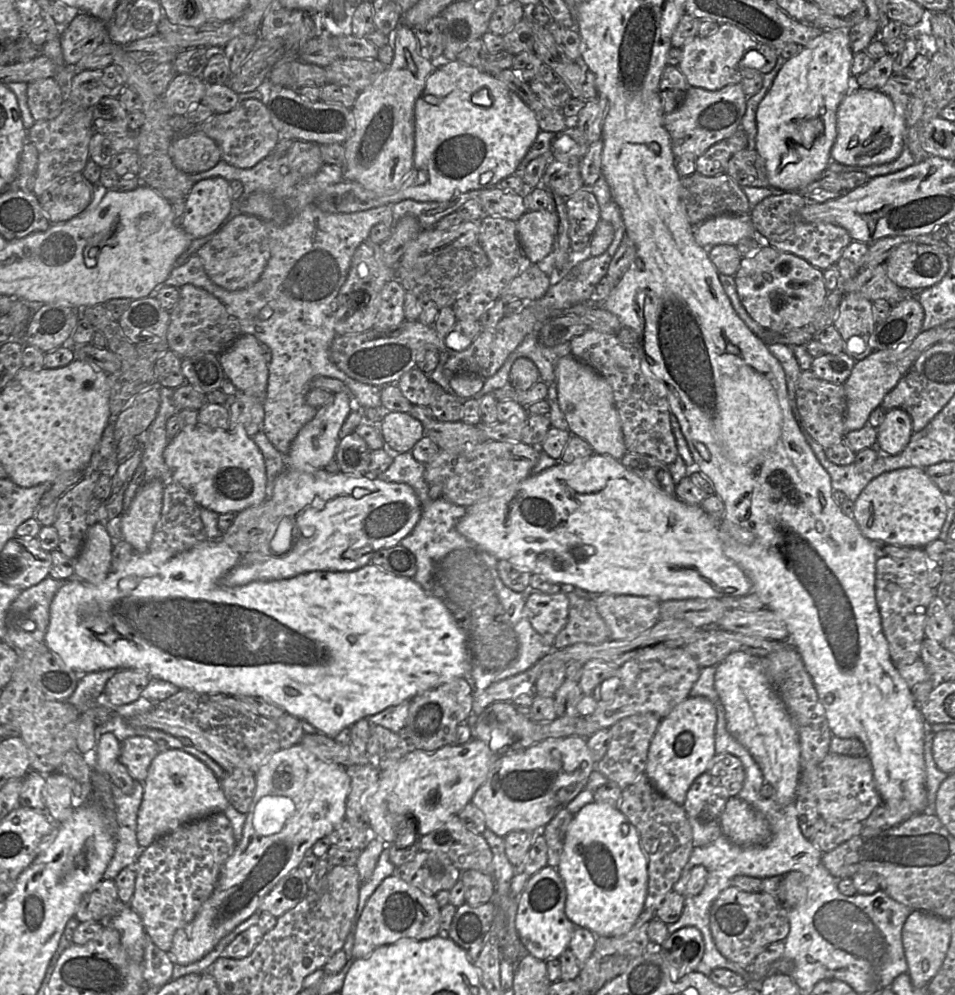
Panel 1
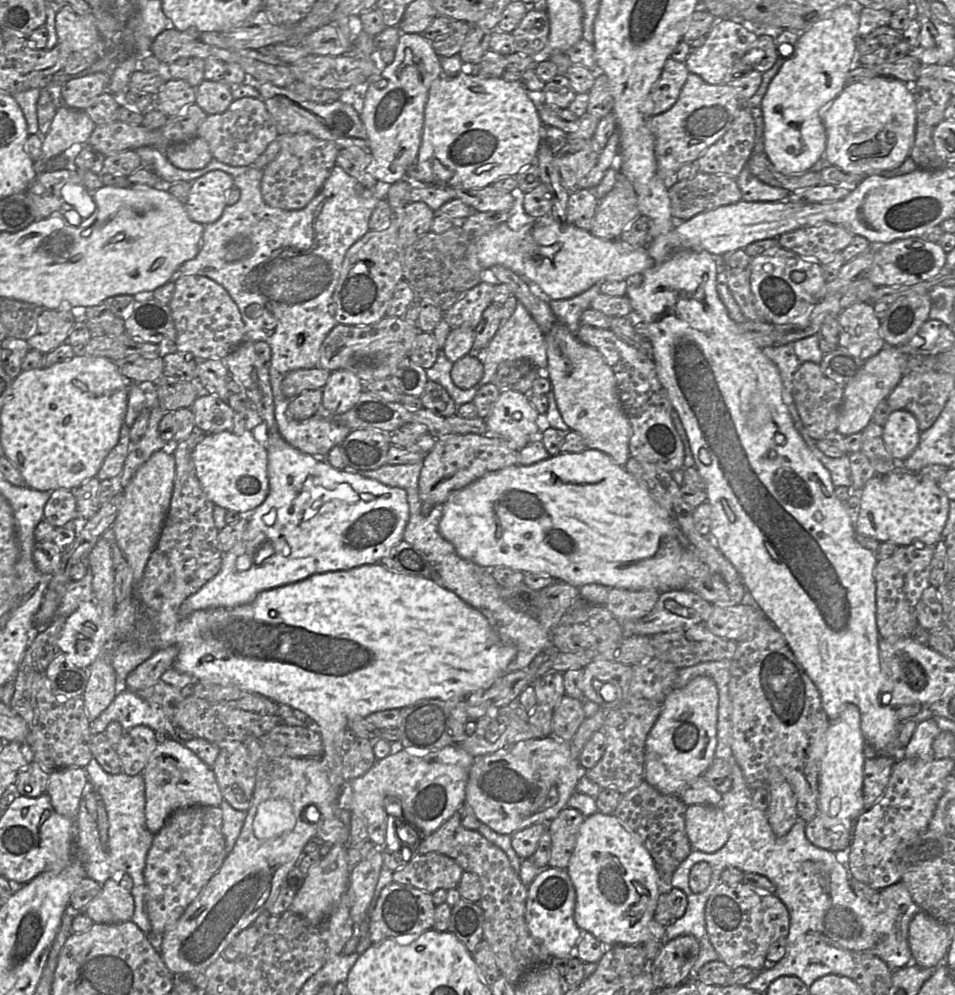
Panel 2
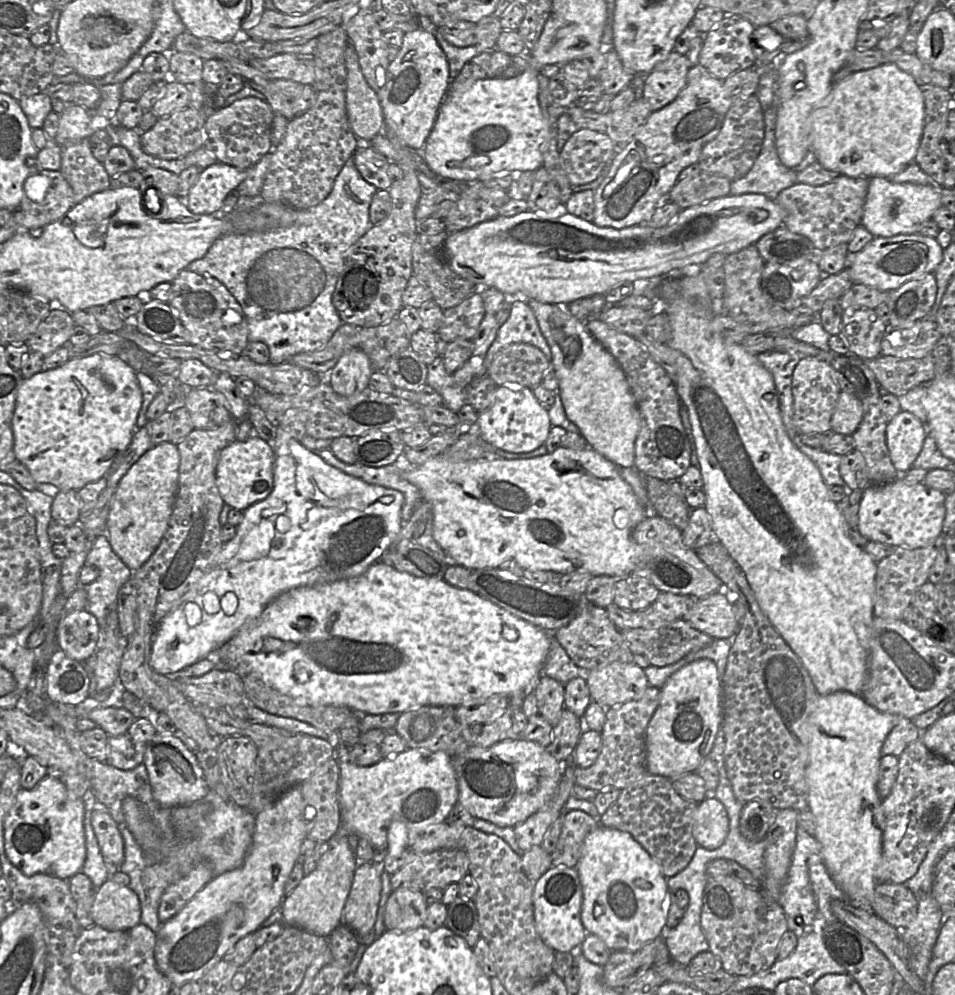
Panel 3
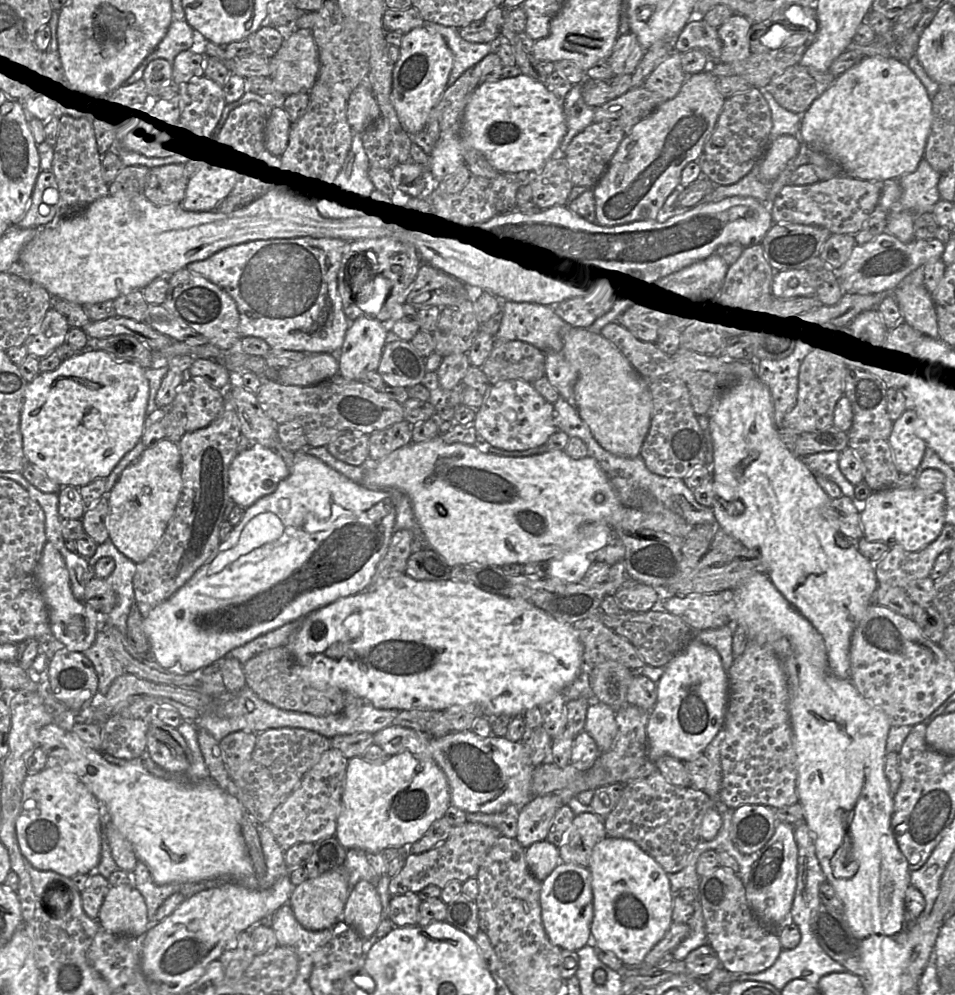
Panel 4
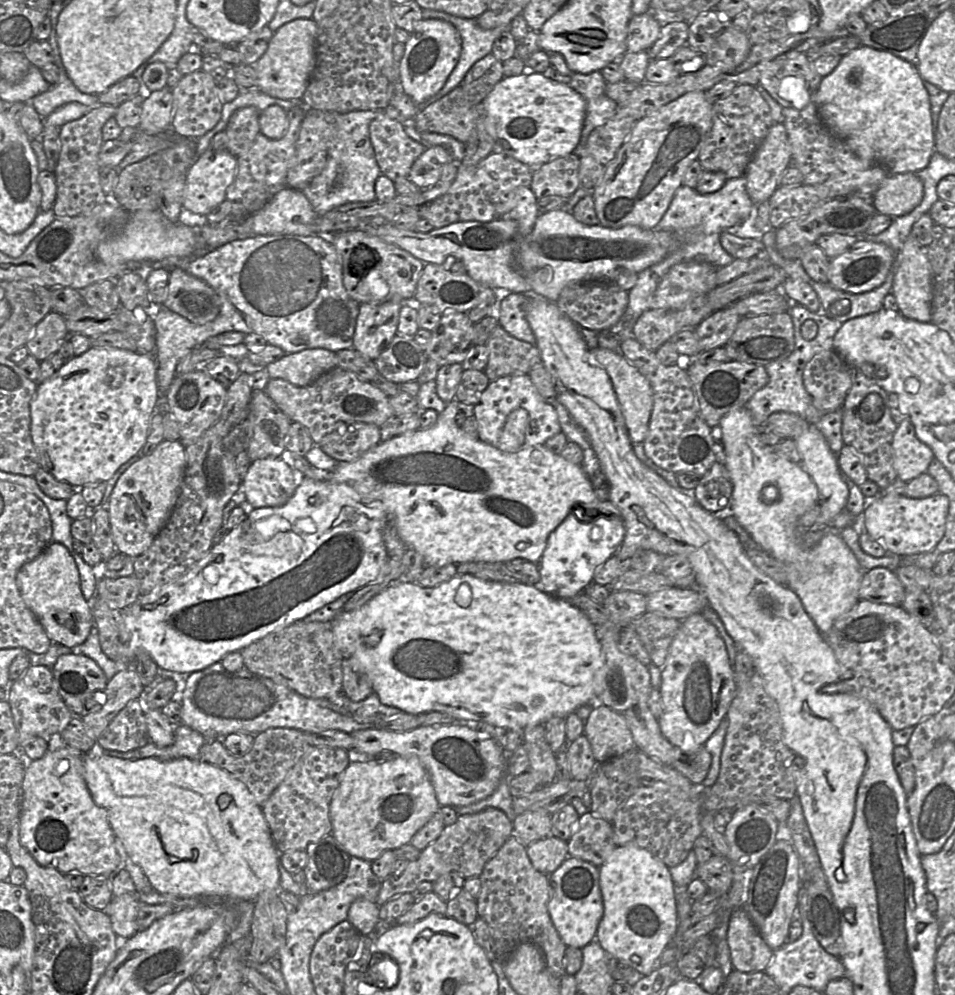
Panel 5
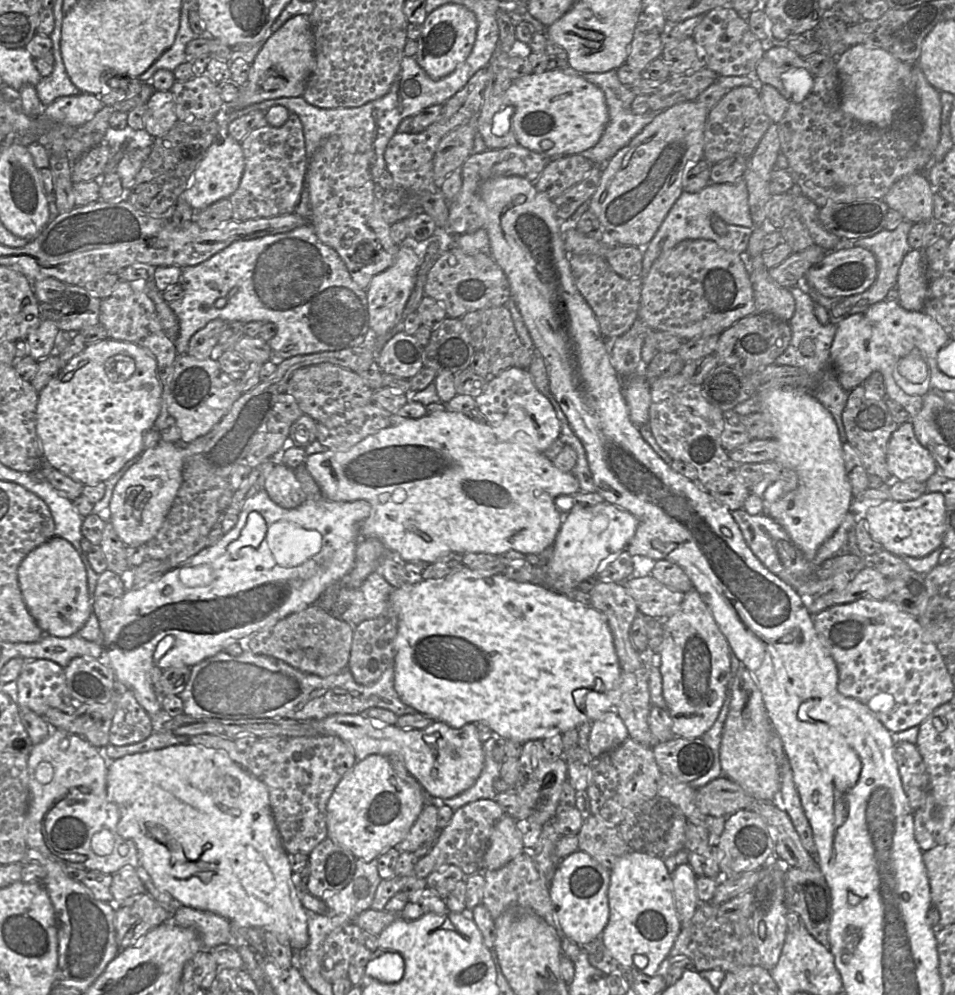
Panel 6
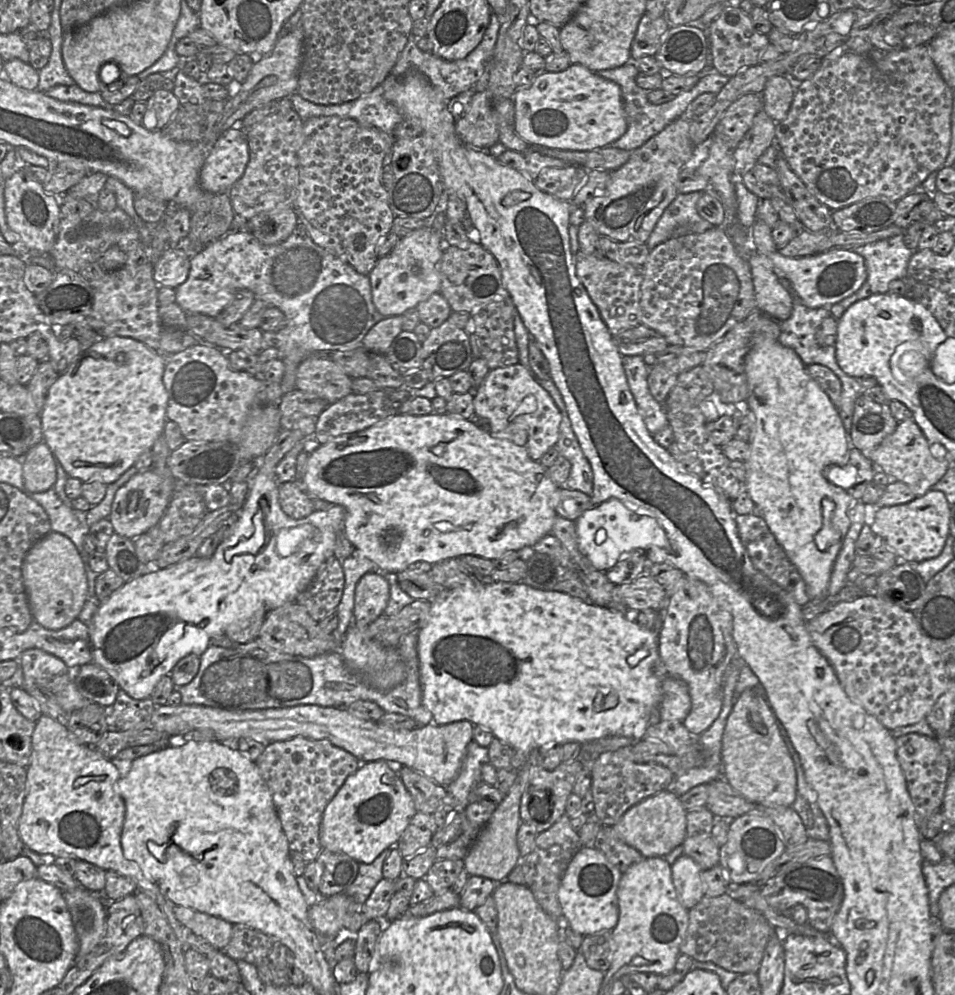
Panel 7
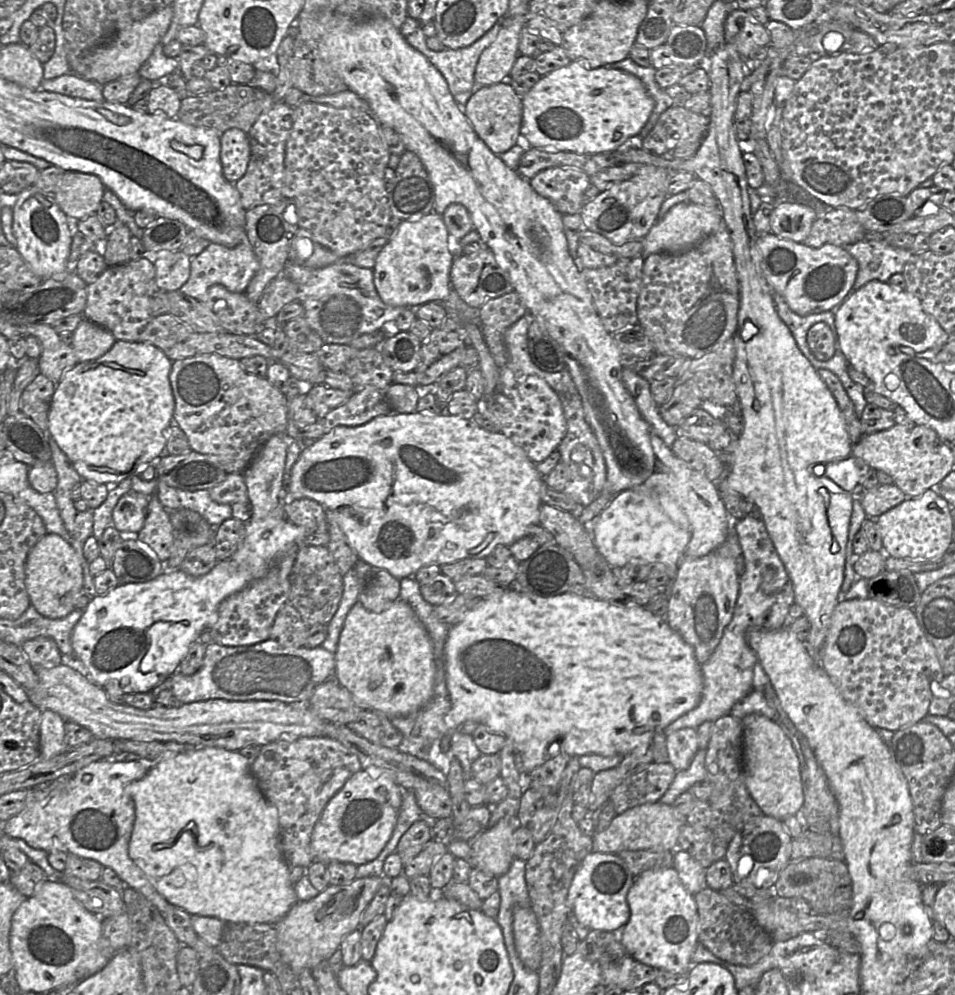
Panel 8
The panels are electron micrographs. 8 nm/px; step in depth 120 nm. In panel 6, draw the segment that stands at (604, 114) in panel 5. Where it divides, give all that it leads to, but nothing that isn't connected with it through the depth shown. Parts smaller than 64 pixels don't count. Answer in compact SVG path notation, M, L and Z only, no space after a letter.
M568 66L561 69L567 74L581 76L588 82L598 86L605 95L605 101L608 108L609 121L598 141L598 143L584 152L582 155L595 165L604 165L621 148L626 146L645 126L647 126L660 111L647 111L643 114L634 114L631 110L631 104L637 96L631 87L622 84L617 76L616 70L610 70L604 73L584 73L576 71Z

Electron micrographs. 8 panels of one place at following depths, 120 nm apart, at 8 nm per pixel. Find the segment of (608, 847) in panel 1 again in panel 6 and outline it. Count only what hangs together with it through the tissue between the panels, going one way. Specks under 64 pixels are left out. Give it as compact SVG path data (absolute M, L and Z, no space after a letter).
M627 852L610 870L607 896L609 920L601 934L605 947L621 965L650 977L657 975L682 929L664 860L649 853Z

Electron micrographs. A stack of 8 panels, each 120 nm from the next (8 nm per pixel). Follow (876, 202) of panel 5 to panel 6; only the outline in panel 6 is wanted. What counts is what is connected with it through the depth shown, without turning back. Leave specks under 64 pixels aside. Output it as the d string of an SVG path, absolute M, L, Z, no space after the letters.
M917 172L896 181L882 200L888 205L889 209L898 211L904 220L917 223L928 222L933 219L933 196L934 189L931 187L926 174Z

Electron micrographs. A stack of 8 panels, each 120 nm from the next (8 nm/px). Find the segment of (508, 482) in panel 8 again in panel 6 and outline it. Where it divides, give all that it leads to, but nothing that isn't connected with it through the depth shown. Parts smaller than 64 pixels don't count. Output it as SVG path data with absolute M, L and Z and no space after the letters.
M444 410L419 419L406 419L397 426L389 425L345 451L326 449L324 452L308 456L304 463L319 485L324 498L331 501L367 501L371 505L371 513L360 527L360 536L380 540L396 557L403 560L422 560L434 563L450 553L500 554L506 551L517 551L525 555L540 554L553 545L563 522L562 512L556 508L555 499L559 495L576 494L580 491L579 482L572 472L563 472L555 467L553 462L534 446L532 438L524 431L517 432L509 441L501 442L493 430L489 424L480 424L462 413Z

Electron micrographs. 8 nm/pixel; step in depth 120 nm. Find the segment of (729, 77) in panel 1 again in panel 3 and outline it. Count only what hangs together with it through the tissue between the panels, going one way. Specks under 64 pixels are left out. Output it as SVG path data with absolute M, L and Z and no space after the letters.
M728 14L704 35L698 64L722 81L738 71L754 67L756 64L752 47L754 29L755 26L747 19L739 15Z

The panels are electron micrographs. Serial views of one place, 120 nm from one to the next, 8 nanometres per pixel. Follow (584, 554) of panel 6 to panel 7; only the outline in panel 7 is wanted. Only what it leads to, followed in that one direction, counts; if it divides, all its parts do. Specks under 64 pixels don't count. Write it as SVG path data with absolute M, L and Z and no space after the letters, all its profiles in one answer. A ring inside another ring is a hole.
M610 498L587 509L575 520L575 525L579 551L594 568L604 573L618 562L623 552L647 550L652 546L666 548L669 545L664 529L655 518L633 511L617 498ZM599 529L606 531L606 539L601 544L595 542Z

